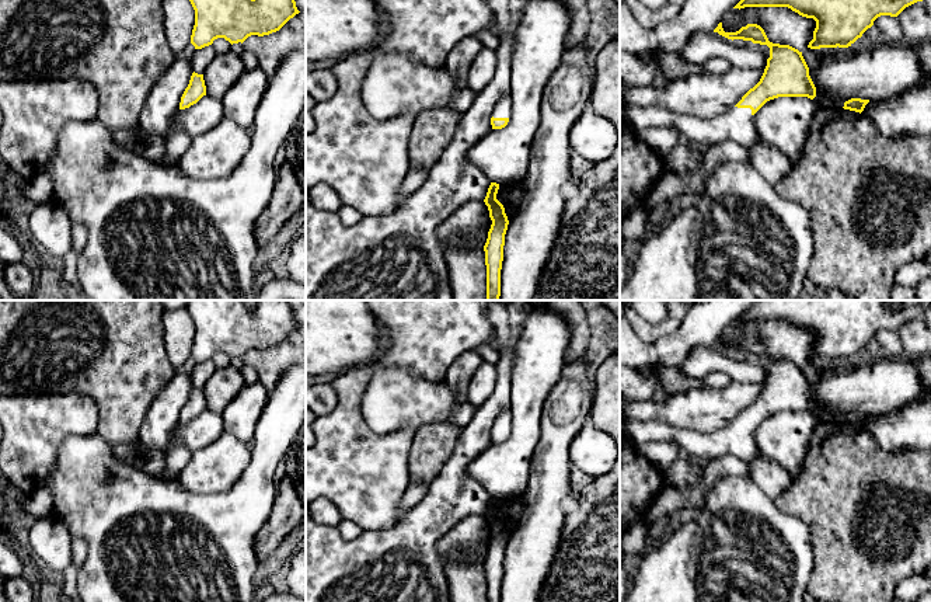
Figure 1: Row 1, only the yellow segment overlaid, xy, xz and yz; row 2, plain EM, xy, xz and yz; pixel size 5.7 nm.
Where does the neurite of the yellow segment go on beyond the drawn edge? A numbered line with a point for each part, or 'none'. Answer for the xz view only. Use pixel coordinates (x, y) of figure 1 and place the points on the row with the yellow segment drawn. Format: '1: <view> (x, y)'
1: xz (504, 107)

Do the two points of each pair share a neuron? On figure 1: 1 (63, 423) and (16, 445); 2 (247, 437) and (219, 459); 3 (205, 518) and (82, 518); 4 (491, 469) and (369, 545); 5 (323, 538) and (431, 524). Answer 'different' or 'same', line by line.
1: same
2: different
3: same
4: different
5: same

